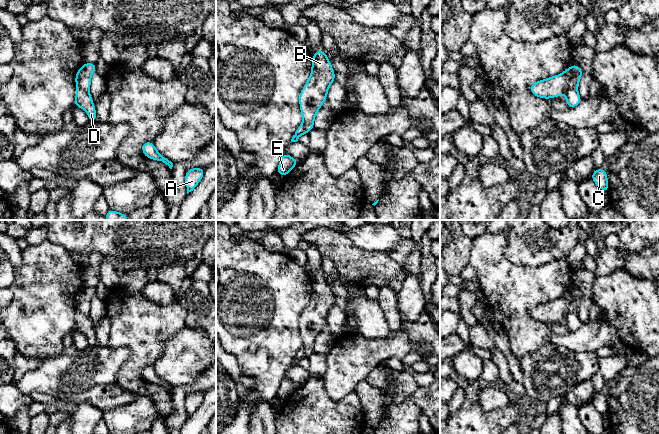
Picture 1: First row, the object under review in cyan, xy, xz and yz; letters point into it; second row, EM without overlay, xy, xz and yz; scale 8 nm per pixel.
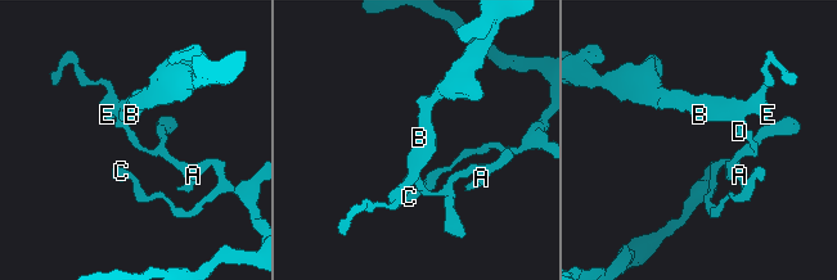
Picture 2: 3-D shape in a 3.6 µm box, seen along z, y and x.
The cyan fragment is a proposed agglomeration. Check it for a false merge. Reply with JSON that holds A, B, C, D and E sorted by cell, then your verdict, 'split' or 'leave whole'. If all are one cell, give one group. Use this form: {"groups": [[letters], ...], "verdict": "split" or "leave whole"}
{"groups": [["A", "C", "D", "E"], ["B"]], "verdict": "split"}

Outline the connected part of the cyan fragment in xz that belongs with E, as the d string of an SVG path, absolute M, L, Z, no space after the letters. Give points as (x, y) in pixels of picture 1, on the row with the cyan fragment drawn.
M285 152L282 155L279 165L277 167L277 174L281 176L286 176L298 163L298 160L294 159Z

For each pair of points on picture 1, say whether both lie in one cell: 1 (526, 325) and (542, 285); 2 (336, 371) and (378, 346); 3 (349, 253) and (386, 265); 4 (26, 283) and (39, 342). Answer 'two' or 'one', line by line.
1: one
2: one
3: one
4: one

